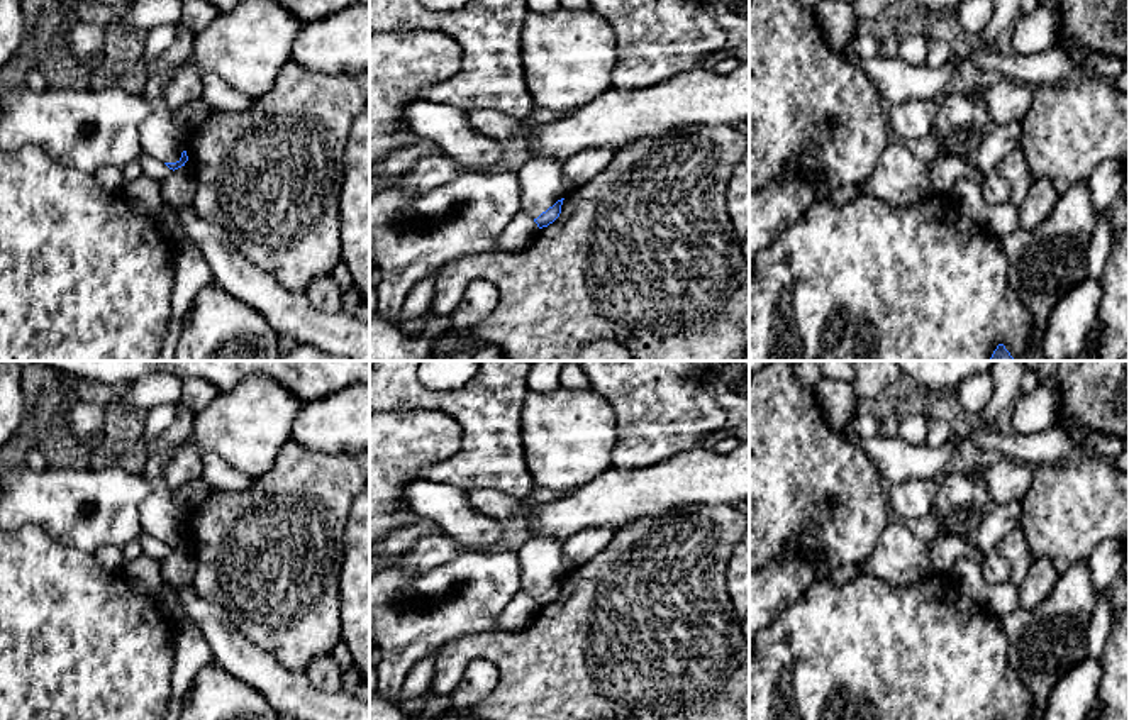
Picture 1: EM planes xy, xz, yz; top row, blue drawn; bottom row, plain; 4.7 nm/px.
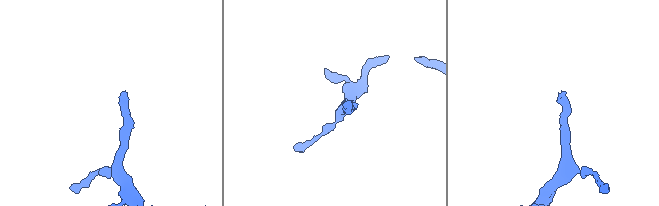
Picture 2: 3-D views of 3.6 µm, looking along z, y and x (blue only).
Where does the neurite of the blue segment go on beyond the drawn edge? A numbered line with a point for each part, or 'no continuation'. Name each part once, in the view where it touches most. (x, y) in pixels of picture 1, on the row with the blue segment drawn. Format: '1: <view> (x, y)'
1: xz (541, 180)

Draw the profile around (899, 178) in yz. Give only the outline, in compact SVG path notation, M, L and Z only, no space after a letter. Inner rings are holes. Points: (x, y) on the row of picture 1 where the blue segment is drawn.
M904 141L885 144L873 171L858 185L861 197L873 197L890 207L919 205L936 193L929 166L917 159Z

